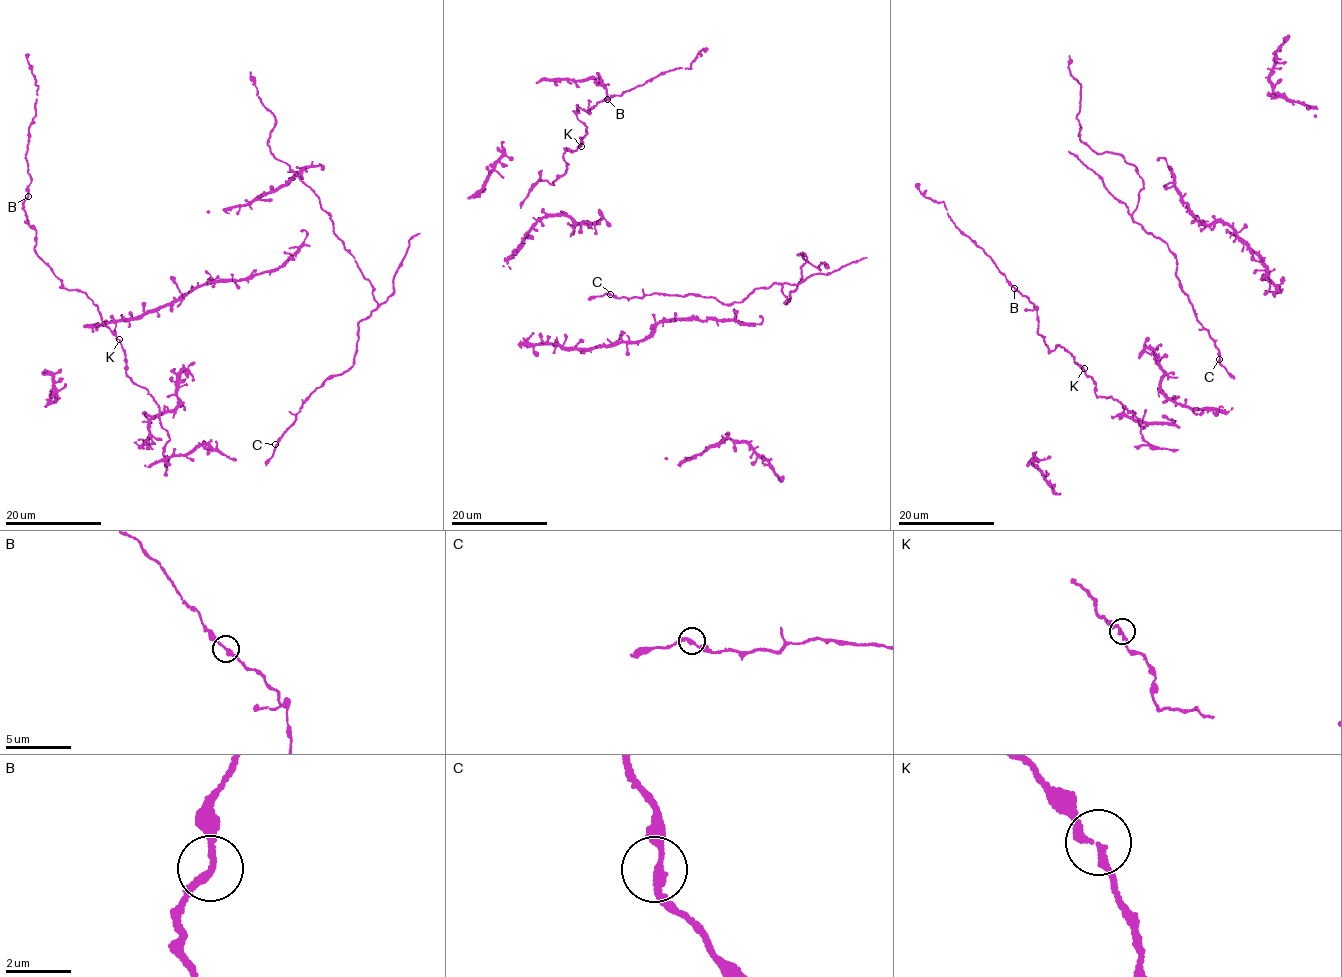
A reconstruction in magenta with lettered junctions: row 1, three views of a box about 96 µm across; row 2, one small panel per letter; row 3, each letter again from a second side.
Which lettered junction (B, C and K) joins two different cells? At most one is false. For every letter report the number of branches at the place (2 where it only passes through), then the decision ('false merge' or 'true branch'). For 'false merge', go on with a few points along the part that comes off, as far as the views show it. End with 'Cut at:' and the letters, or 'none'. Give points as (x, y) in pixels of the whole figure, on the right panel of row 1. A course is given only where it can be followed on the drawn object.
B: 2 | true branch
C: 2 | true branch
K: 2 | true branch
Cut at: none

